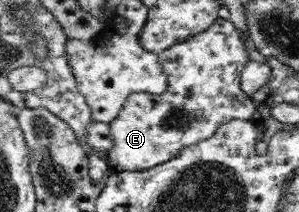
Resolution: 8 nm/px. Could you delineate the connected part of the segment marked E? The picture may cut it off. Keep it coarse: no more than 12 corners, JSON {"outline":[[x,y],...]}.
{"outline":[[218,17],[157,53],[169,87],[109,122],[112,173],[142,172],[258,106],[248,36]]}

